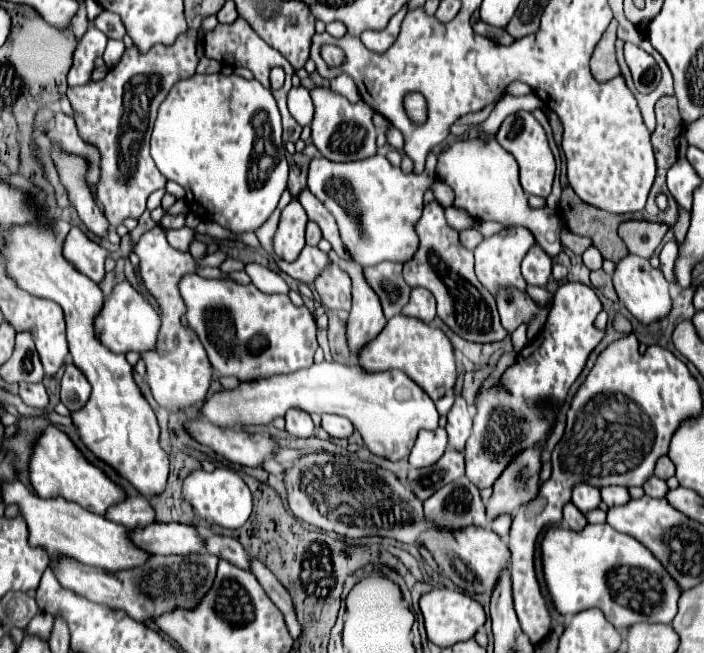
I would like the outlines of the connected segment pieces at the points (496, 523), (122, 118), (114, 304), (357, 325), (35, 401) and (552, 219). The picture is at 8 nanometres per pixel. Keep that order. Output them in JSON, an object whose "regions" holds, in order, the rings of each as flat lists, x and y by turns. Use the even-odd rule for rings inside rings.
{"regions":[[[501,514,501,516,493,518,493,522,491,522,491,530,497,532,501,538,505,538,509,534,509,526,511,526,511,514]],[[189,30,173,46,153,46,141,54,135,46,125,50,119,64,107,72,101,82,73,86,67,96,73,106,73,118,81,138,101,152,101,180,95,186,95,198,103,206,103,214,111,226,119,226,125,218,139,218,151,192,165,188,165,176,157,172,149,156,149,136,159,104,171,86,181,78,191,78,199,64,195,54,197,32]],[[121,282,113,288,113,292,105,298,105,304,101,308,101,312,95,318,95,336,97,340,107,346,111,352,145,352,155,348,157,342,157,334,159,334,159,314,157,310,129,284,129,282]],[[339,260,339,266,353,280,353,308,347,320,347,340,351,354,357,354,367,342,371,342,383,330,387,318,383,316,379,298,365,280,363,266,359,266,353,260,349,262]],[[23,382,23,384,19,384,19,396,29,406,45,408,49,404,49,396,47,396,43,384,27,384,27,382]],[[467,138,455,142,439,154,437,178,453,188,455,206,467,210,475,220,493,220,503,226,525,226,551,258,561,252,559,212,551,208,531,208,527,194,519,184,519,166,513,156,499,146,495,138]]]}

